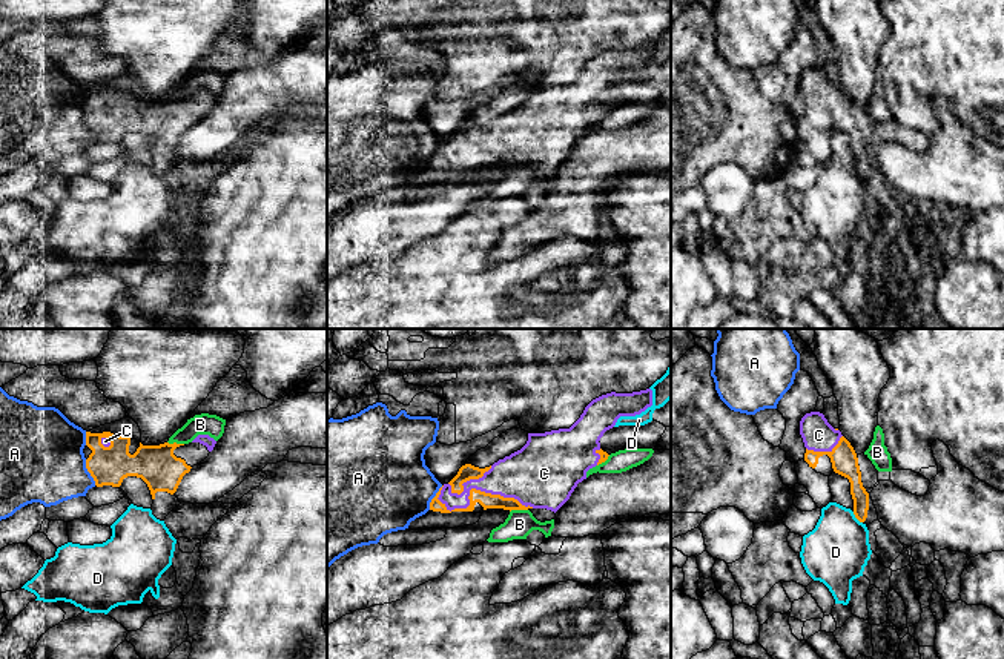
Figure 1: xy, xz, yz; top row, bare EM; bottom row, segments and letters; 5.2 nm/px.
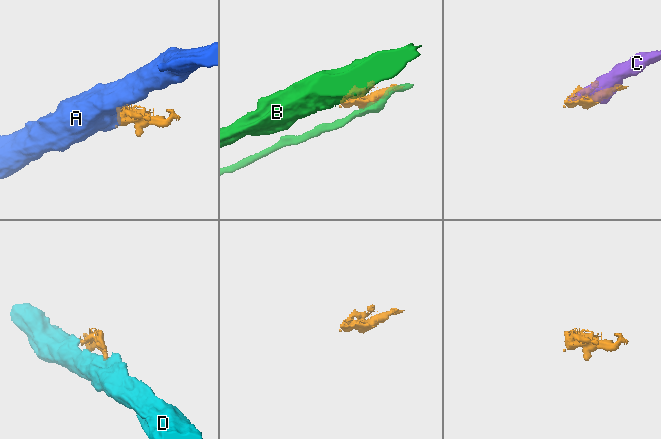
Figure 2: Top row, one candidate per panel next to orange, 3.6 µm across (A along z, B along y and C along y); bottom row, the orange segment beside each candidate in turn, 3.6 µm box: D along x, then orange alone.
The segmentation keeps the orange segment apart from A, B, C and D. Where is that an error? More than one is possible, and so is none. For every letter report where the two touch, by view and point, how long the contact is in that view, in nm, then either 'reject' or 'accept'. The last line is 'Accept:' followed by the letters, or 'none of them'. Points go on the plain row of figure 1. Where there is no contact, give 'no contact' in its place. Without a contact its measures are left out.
A: xy (88, 126) | 150 nm | reject
B: xz (518, 165) | 100 nm | reject
C: xz (479, 146) | 500 nm | accept
D: yz (857, 174) | 80 nm | reject
Accept: C

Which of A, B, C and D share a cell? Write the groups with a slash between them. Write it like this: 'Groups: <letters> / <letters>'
Groups: A / B / C / D

